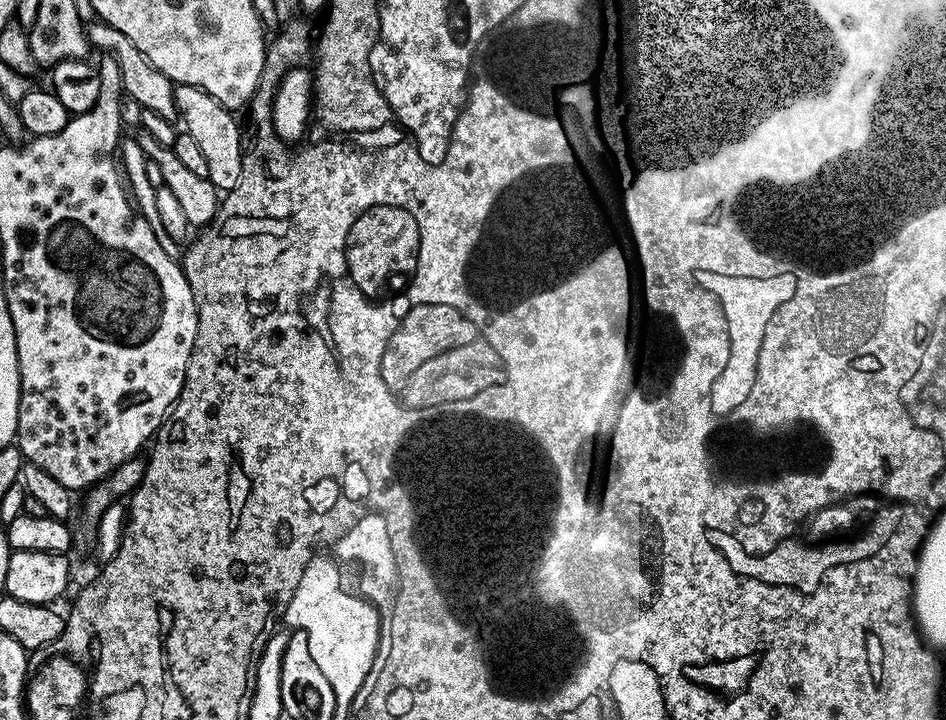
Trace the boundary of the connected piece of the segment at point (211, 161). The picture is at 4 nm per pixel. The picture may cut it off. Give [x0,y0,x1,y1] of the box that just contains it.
[176,84,246,193]

